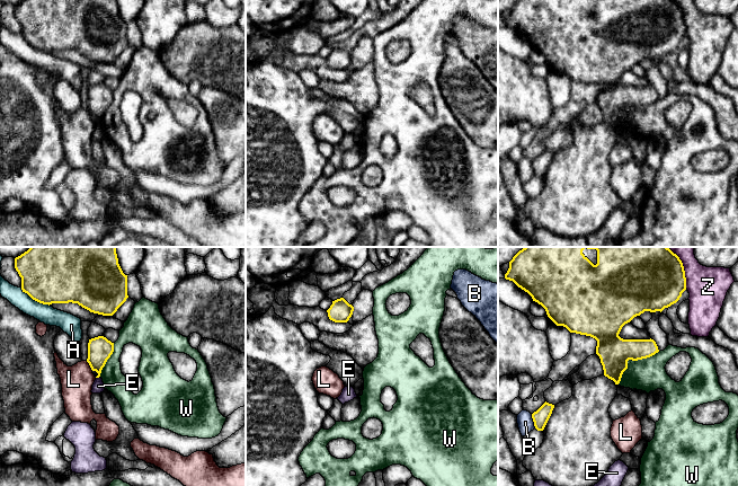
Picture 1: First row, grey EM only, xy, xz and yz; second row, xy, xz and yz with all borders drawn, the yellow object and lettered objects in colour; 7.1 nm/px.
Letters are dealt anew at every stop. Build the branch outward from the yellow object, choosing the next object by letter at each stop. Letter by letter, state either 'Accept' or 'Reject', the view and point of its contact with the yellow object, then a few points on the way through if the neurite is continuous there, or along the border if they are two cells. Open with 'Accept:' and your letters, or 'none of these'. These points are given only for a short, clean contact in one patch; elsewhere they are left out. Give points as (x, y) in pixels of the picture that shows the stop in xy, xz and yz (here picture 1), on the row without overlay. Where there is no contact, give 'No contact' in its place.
Accept: none of these
A: Reject. Touches yellow at xy (35, 47)
B: Reject. Touches yellow at yz (533, 168). Boundary: yz (531, 161), (535, 175)
E: Reject. Touches yellow at xy (97, 124). Boundary: xy (99, 123), (96, 125)
L: Reject. Touches yellow at xy (89, 112). Boundary: xy (86, 108), (92, 117)
W: Reject. Touches yellow at yz (631, 106)
Z: Reject. Touches yellow at yz (683, 17)

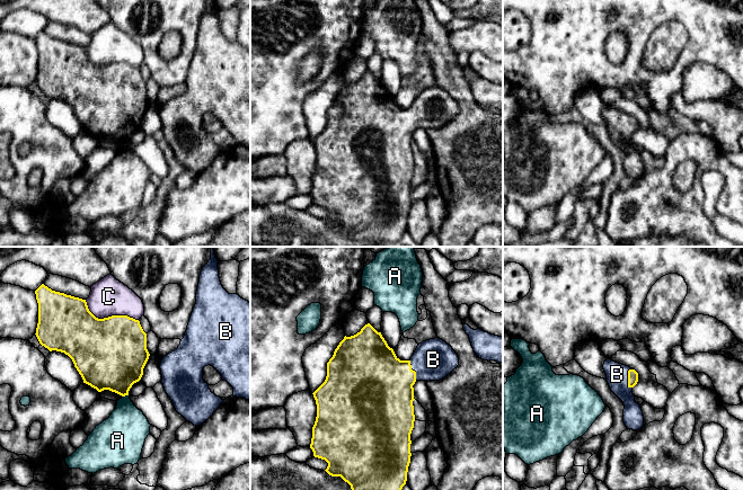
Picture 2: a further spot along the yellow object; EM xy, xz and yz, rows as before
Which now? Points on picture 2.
Accept: B
A: Reject. Touches yellow at xy (125, 142)
B: Accept. Touches yellow at yz (628, 125). Path across: yz (633, 123), (628, 125), (620, 125), (617, 122)
C: Reject. Touches yellow at xy (108, 64)

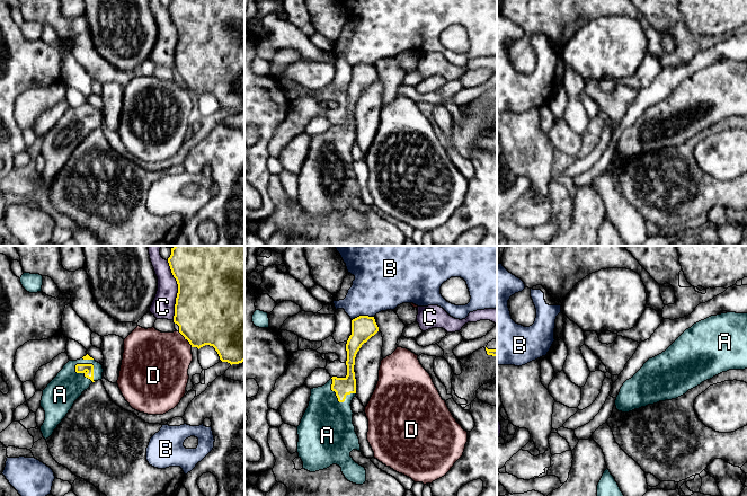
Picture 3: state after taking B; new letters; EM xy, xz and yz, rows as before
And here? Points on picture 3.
Accept: A
A: Accept. Touches yellow at xy (82, 120). Path across: xy (79, 115), (82, 120), (60, 142)
B: Reject. Touches yellow at xz (362, 63)
C: Reject. Touches yellow at xy (178, 37)
D: Reject. Touches yellow at xy (186, 86)

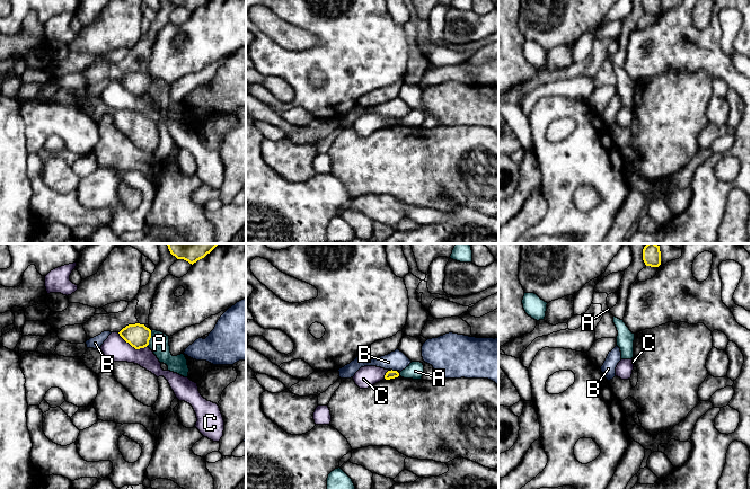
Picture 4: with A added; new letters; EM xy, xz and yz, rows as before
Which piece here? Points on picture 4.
Accept: none of these
A: Reject. Touches yellow at xy (150, 85)
B: Reject. Touches yellow at xz (394, 118)
C: Reject. Touches yellow at xy (132, 94)

